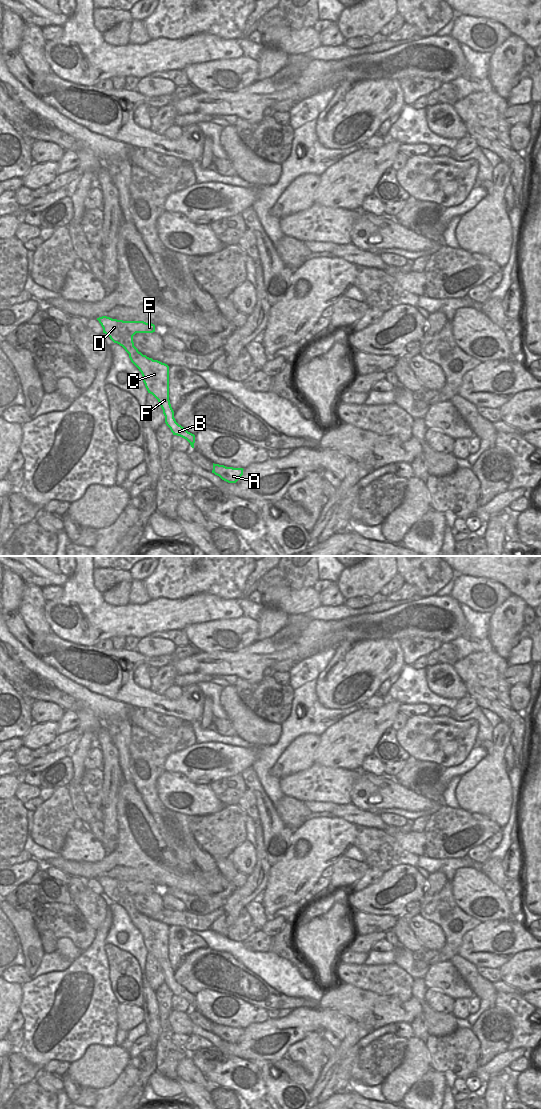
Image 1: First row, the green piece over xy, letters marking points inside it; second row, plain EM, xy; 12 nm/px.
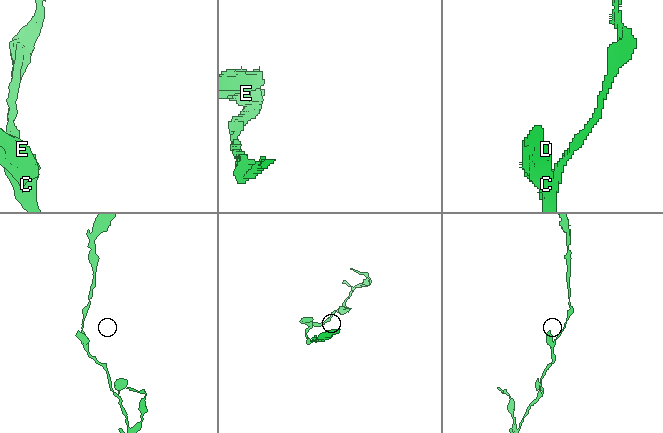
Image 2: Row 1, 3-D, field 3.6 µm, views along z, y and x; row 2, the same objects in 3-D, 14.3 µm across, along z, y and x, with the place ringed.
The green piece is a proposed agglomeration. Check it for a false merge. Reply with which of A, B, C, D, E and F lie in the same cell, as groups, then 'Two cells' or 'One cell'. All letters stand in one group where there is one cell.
Groups: A B C D E F. One cell.

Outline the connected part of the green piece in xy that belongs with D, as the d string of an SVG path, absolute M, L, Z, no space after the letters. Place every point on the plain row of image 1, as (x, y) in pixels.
M107 876L99 877L97 880L103 888L103 893L125 909L131 922L141 932L148 953L158 960L165 976L165 983L173 995L186 999L194 1008L195 995L179 985L174 978L169 960L169 926L143 915L134 906L133 896L136 893L153 893L155 885L144 881L117 880Z

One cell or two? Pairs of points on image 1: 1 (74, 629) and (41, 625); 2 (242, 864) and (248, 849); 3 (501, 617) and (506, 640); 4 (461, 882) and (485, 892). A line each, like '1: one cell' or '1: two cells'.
1: two cells
2: one cell
3: one cell
4: one cell

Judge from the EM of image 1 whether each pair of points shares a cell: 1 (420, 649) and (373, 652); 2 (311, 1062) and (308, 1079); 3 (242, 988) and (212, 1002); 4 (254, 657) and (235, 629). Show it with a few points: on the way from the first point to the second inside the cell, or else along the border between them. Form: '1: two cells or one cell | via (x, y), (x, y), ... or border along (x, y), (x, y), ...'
1: two cells | border along (398, 641), (401, 647), (402, 659), (405, 663)
2: two cells | border along (290, 1059), (310, 1071), (317, 1071), (319, 1073)
3: two cells | border along (206, 988), (212, 991), (225, 992), (251, 1003)
4: two cells | border along (255, 641), (235, 651), (223, 652)

